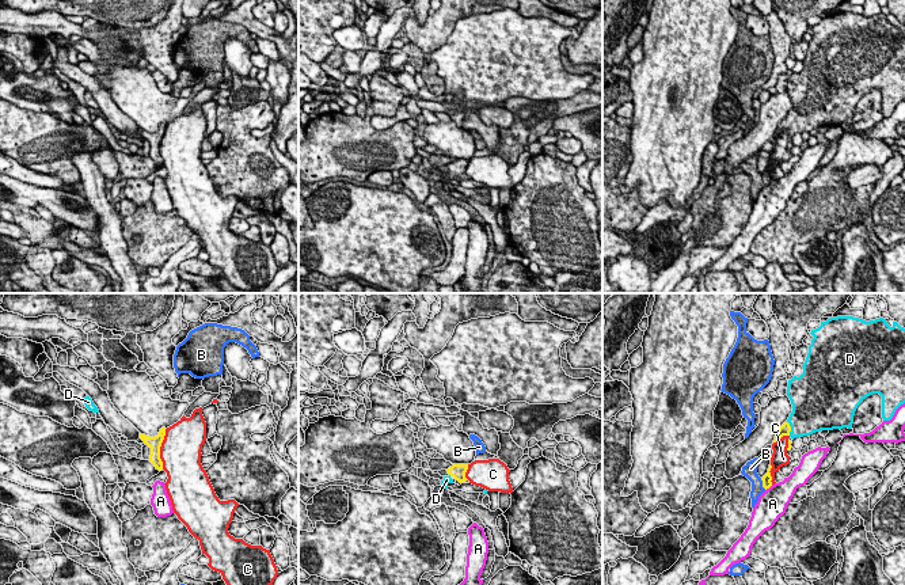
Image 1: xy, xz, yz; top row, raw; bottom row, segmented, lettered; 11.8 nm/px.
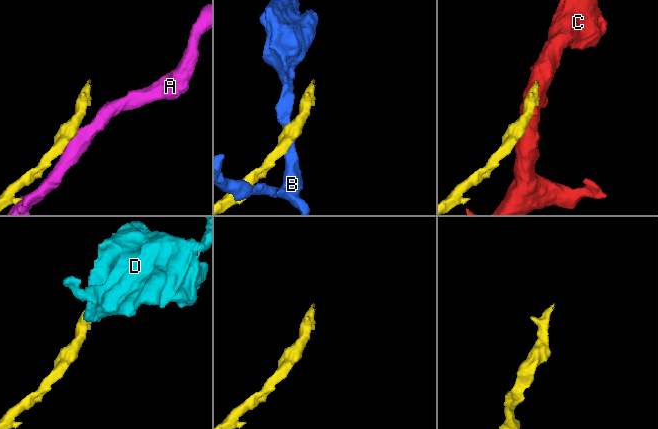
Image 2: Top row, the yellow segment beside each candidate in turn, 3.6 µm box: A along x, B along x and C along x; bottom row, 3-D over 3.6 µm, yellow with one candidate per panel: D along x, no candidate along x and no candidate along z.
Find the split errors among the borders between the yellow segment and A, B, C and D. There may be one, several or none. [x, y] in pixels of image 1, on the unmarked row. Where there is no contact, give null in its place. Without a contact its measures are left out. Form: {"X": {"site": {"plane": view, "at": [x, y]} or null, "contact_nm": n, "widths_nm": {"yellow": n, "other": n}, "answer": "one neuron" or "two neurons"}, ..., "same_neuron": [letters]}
{"A": {"site": {"plane": "yz", "at": [768, 183]}, "contact_nm": 120, "widths_nm": {"yellow": 120, "other": 340}, "answer": "two neurons"}, "B": {"site": {"plane": "yz", "at": [763, 179]}, "contact_nm": 160, "widths_nm": {"yellow": 120, "other": 160}, "answer": "two neurons"}, "C": {"site": {"plane": "xy", "at": [159, 145]}, "contact_nm": 480, "widths_nm": {"yellow": 160, "other": 480}, "answer": "two neurons"}, "D": {"site": {"plane": "yz", "at": [790, 124]}, "contact_nm": 160, "widths_nm": {"yellow": 140, "other": 400}, "answer": "one neuron"}, "same_neuron": ["D"]}

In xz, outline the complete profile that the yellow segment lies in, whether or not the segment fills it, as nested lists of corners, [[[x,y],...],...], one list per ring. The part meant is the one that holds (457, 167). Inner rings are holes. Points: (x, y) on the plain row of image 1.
[[[453,160],[452,163],[449,163],[446,167],[450,172],[453,172],[456,176],[459,176],[460,179],[468,176],[465,174],[465,168],[468,166],[468,160]]]

